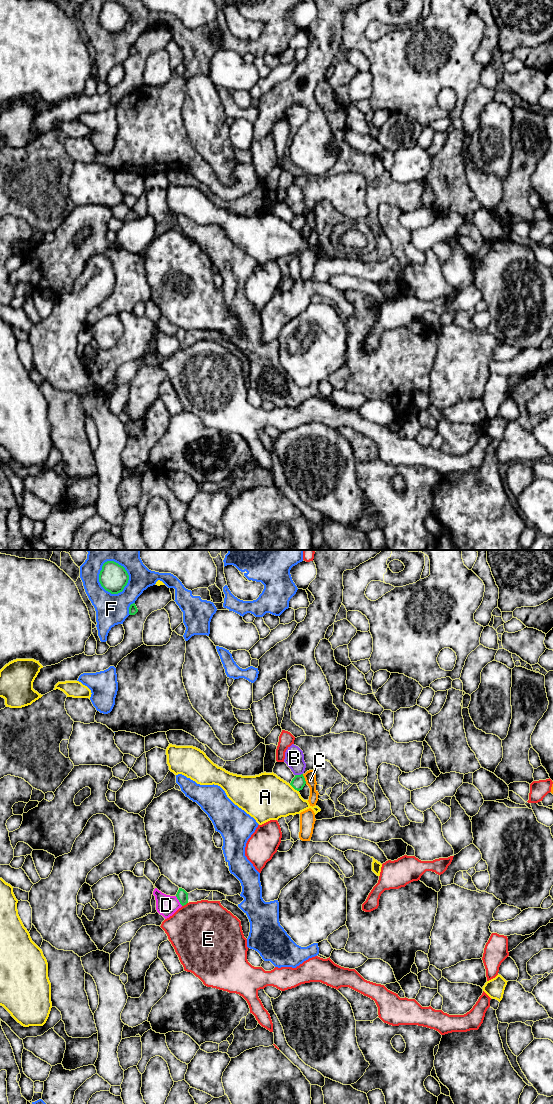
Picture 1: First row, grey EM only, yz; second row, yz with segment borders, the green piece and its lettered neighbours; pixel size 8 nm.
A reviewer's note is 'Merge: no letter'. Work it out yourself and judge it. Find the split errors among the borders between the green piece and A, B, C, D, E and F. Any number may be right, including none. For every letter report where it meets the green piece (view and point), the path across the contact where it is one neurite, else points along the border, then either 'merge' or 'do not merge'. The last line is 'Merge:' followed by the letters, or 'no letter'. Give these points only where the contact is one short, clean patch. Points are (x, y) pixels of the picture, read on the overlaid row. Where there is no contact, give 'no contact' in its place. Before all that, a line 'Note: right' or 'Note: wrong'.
Note: right
A: yz (294, 788) | do not merge
B: yz (298, 775) | do not merge
C: yz (304, 779) | along yz (302, 774), (306, 783) | do not merge
D: yz (179, 901) | do not merge
E: yz (184, 904) | do not merge
F: yz (99, 581) | do not merge
Merge: no letter

